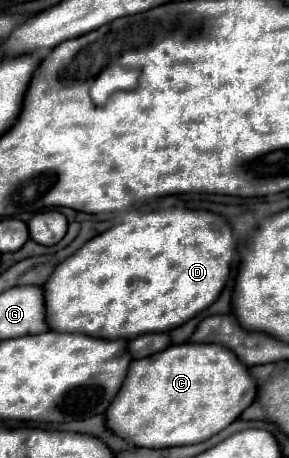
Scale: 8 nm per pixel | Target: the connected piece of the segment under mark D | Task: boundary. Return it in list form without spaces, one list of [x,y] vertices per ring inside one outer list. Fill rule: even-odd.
[[[186,208],[138,214],[88,240],[80,250],[54,268],[42,286],[46,320],[50,324],[48,330],[78,332],[104,340],[130,340],[138,334],[168,332],[206,310],[220,296],[230,274],[232,254],[232,228],[218,214]]]

